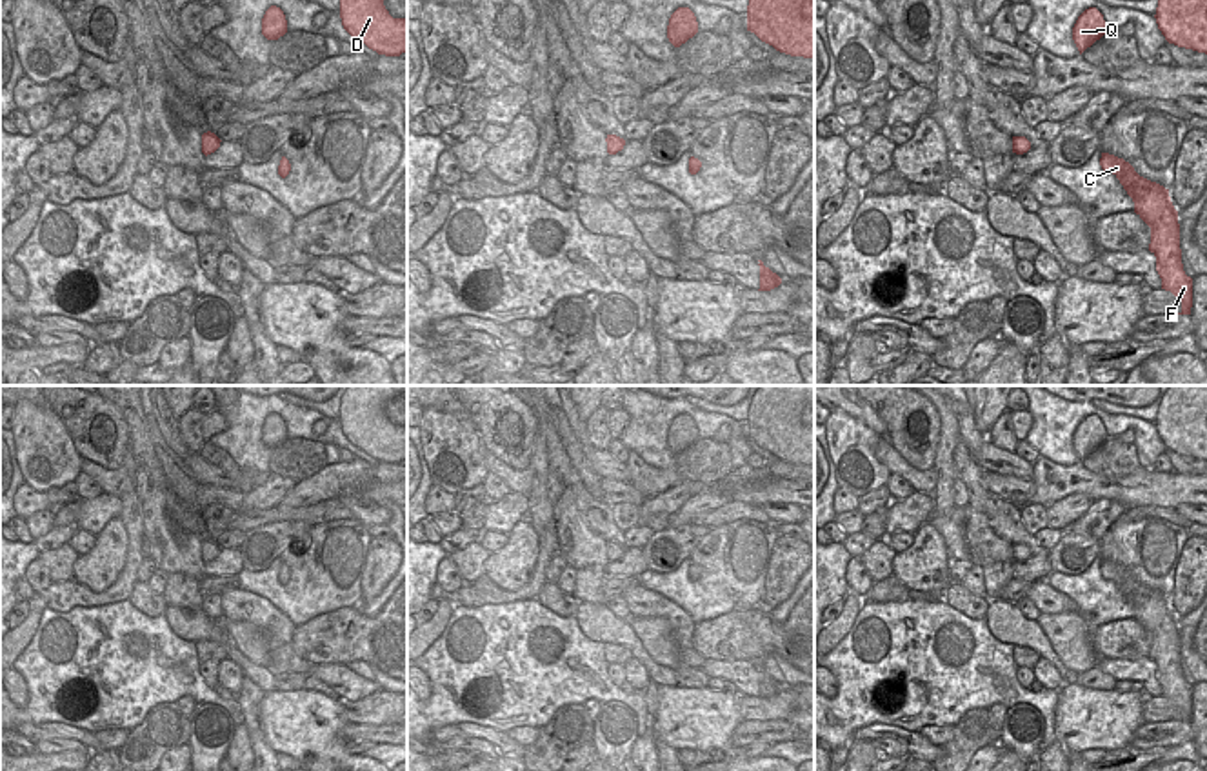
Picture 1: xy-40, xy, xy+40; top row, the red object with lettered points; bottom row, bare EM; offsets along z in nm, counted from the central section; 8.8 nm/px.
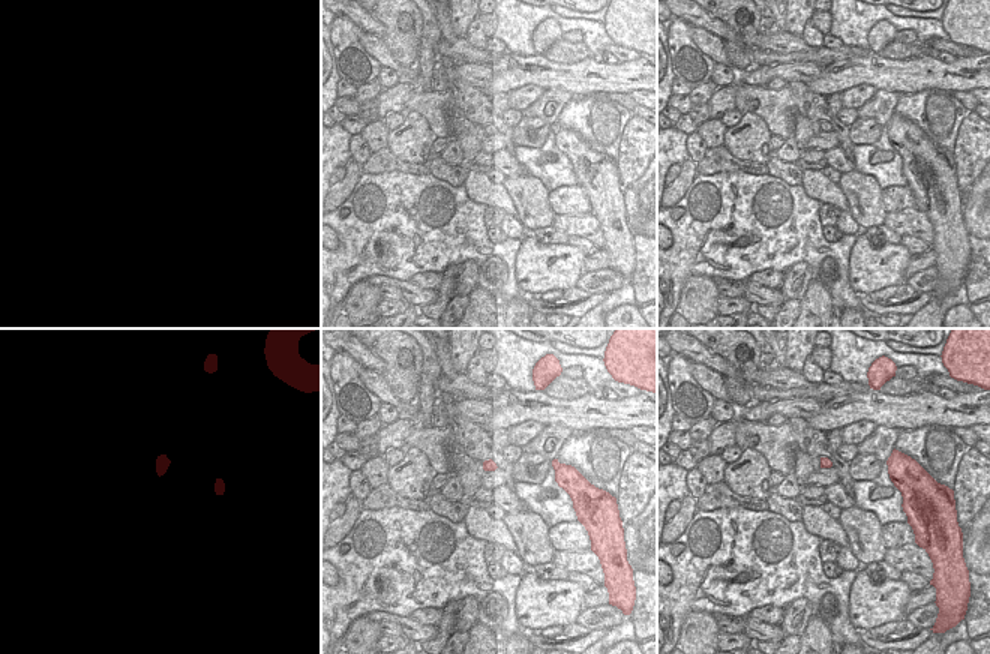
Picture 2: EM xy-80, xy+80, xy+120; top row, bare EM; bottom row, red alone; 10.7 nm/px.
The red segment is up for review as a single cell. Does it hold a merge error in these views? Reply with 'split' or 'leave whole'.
leave whole

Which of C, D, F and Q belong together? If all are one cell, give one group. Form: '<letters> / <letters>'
C D F Q

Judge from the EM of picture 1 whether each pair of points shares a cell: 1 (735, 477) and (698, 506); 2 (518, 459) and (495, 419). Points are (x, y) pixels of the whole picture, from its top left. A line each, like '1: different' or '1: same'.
1: same
2: same

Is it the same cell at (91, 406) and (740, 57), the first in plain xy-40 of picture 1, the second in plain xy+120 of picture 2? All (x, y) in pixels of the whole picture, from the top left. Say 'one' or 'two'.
one

